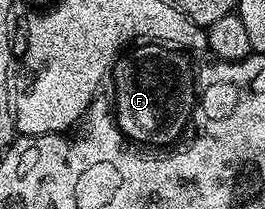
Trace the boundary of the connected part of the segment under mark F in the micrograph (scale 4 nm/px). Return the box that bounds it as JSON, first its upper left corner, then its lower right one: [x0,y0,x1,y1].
[113,43,197,149]

